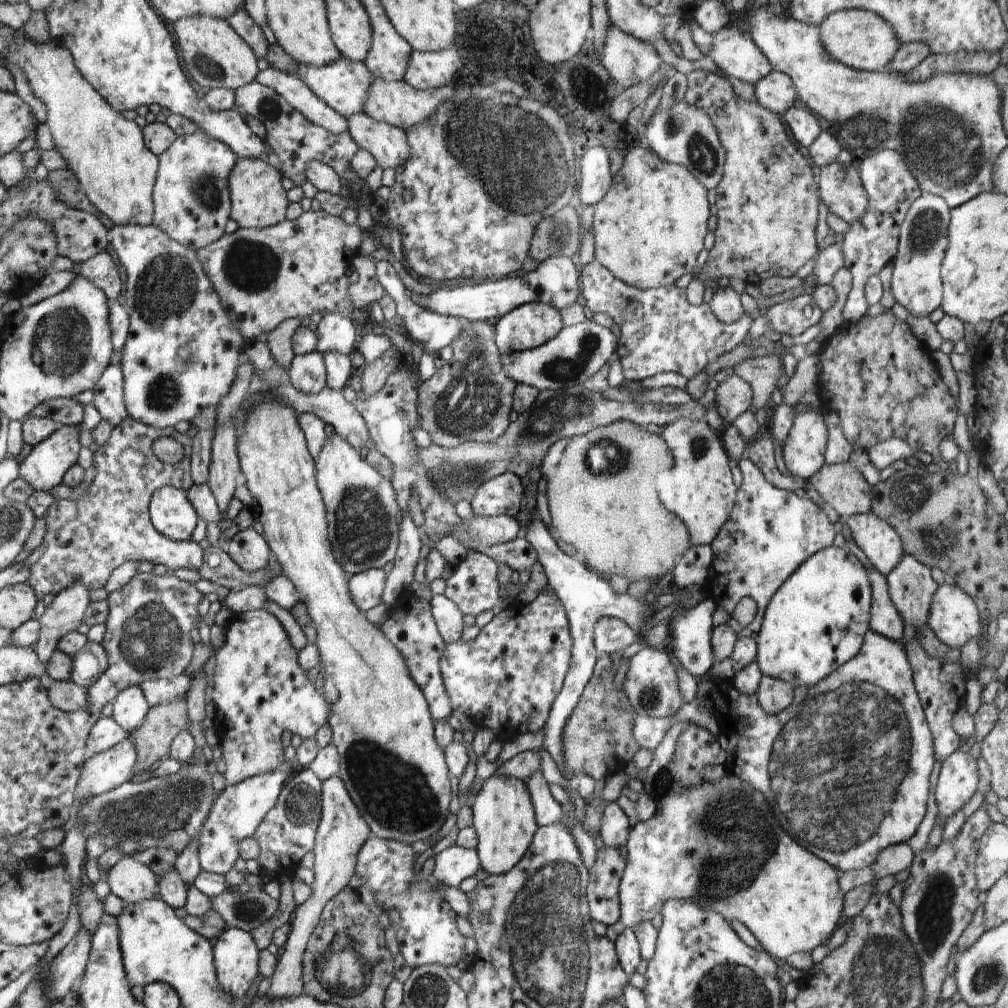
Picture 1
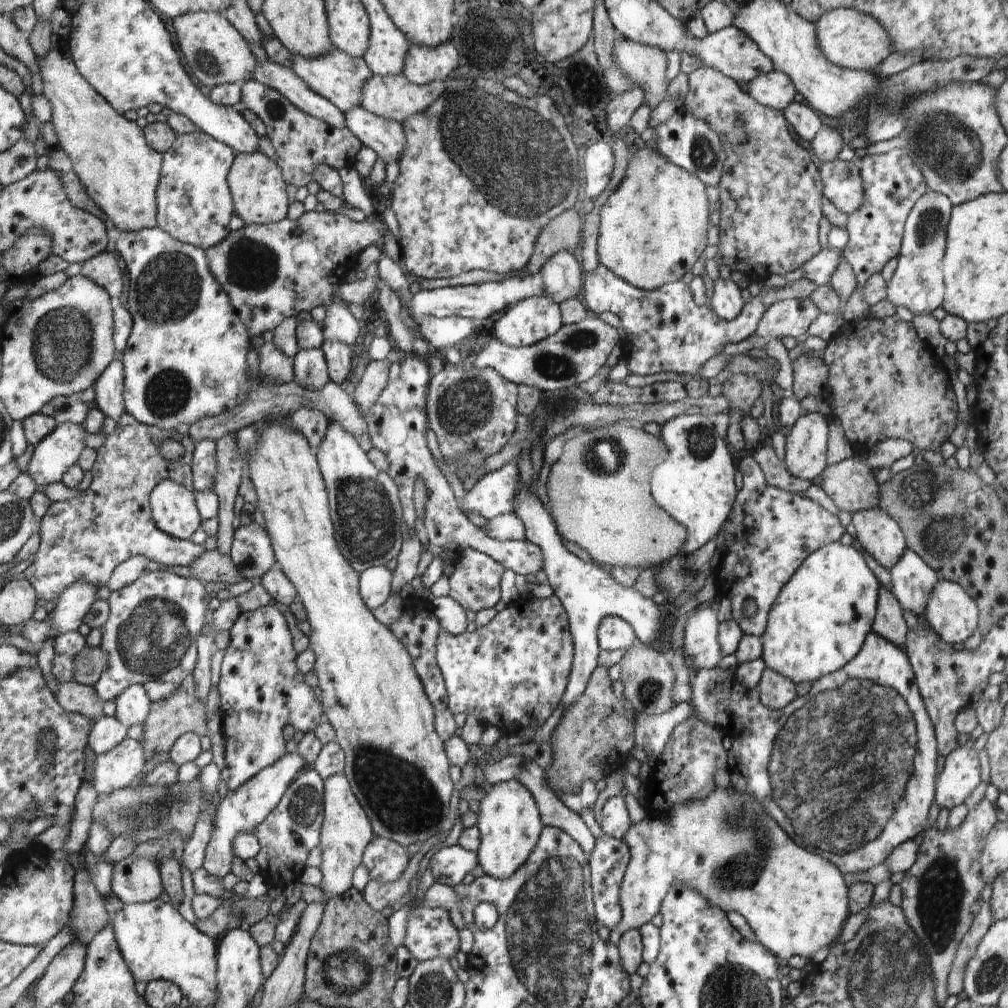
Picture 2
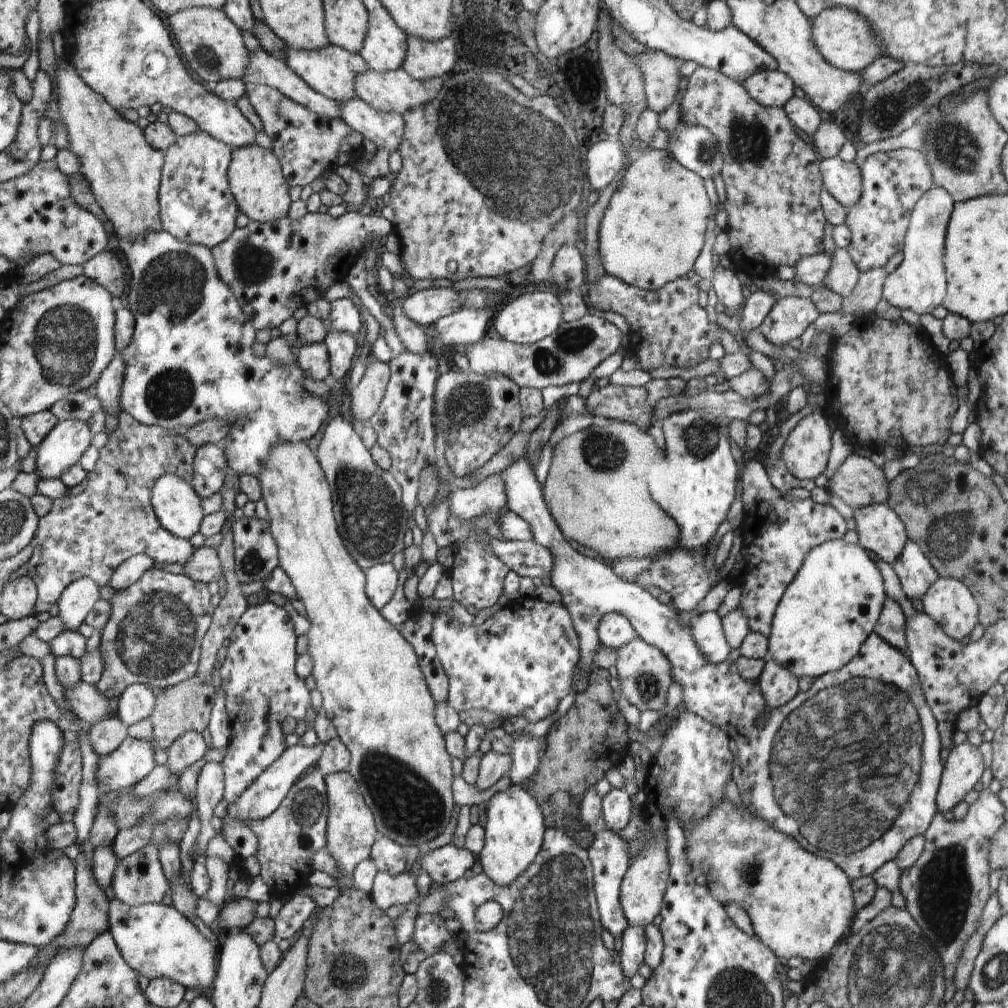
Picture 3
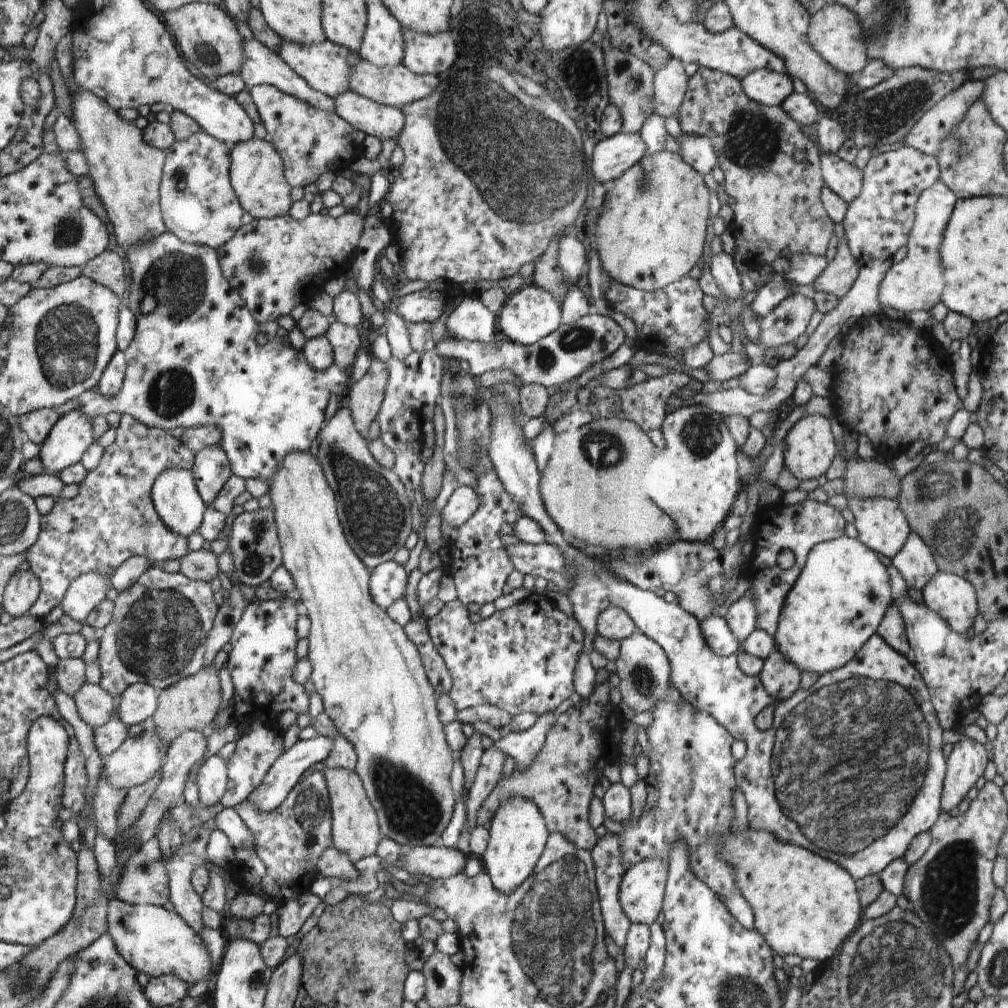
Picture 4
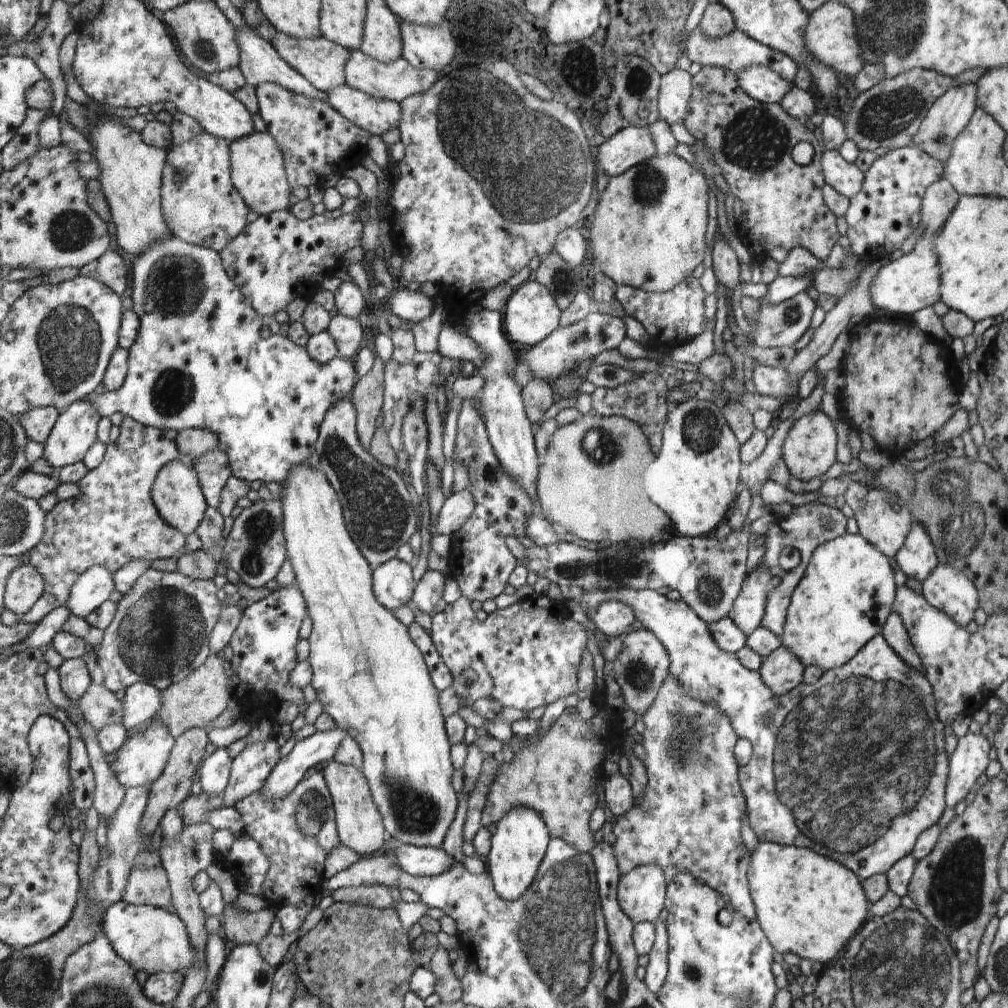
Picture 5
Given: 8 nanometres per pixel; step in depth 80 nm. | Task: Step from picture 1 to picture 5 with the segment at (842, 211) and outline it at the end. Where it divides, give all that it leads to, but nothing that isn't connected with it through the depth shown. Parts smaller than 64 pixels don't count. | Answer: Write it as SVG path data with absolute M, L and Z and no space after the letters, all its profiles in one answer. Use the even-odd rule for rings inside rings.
M826 150L821 157L824 183L830 184L838 194L850 199L862 189L865 174L855 163L848 163L836 150Z

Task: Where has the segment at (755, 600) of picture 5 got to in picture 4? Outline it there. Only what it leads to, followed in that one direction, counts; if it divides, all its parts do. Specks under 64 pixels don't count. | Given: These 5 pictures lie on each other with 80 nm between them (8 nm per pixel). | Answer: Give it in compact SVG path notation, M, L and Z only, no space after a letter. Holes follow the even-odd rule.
M753 589L746 591L745 595L736 600L724 616L729 629L741 645L750 633L756 629L757 613L755 612L755 601L753 600Z

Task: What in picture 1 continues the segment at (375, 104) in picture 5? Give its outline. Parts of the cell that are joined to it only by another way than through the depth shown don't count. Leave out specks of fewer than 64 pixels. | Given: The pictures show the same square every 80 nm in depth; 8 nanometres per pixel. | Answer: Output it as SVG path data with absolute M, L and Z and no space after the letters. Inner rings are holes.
M364 112L353 114L347 121L347 131L354 142L359 148L368 150L382 170L402 166L412 156L408 134L400 127L378 121Z

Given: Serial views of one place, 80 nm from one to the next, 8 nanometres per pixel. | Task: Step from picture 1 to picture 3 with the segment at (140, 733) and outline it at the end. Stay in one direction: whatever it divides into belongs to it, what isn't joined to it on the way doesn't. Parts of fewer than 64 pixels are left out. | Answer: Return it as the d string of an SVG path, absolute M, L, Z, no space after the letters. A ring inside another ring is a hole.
M199 676L182 681L178 685L172 685L169 688L155 691L157 704L153 710L153 714L149 717L153 733L152 744L154 748L162 748L168 750L170 745L177 740L178 737L190 731L196 731L201 734L208 726L208 718L210 718L210 710L214 706L214 688L212 683L204 682Z

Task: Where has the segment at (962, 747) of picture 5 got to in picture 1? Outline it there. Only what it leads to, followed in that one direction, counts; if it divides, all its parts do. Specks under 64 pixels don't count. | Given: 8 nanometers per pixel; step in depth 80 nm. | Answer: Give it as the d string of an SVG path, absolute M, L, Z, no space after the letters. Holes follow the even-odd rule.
M958 749L941 762L934 786L938 807L936 821L944 826L948 818L962 809L977 791L978 781L977 760L969 752L964 753Z

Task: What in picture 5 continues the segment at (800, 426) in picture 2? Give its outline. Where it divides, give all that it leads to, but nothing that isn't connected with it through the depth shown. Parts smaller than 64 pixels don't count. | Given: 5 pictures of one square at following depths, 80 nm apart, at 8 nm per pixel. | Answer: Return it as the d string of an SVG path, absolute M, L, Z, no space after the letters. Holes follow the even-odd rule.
M817 411L798 418L782 446L782 460L790 474L800 481L810 481L824 476L837 458L836 424L824 412Z

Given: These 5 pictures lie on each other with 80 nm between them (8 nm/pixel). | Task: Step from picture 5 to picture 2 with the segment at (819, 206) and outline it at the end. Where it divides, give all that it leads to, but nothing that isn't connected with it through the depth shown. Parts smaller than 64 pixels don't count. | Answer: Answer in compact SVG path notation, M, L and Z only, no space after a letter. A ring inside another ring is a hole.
M701 67L696 71L693 70L689 74L689 91L685 96L684 110L690 111L694 116L706 121L716 134L718 134L720 142L726 151L727 157L724 163L724 172L717 184L720 202L720 222L719 222L719 245L715 260L722 262L724 266L728 266L731 271L742 272L748 278L750 283L764 283L771 274L779 274L784 276L787 272L792 272L796 268L802 267L806 261L809 261L818 251L822 249L819 243L819 224L823 216L821 209L821 200L823 199L823 186L821 174L816 164L812 161L812 156L792 138L790 130L788 130L788 121L785 119L783 111L773 109L759 102L756 102L748 93L742 91L739 83L731 78L725 77L720 71L710 67Z

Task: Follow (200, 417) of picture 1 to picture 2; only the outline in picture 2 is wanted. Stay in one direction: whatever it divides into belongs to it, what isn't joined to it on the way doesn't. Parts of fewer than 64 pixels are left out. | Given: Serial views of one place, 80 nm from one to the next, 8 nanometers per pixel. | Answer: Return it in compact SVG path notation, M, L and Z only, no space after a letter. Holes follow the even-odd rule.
M211 438L195 443L192 471L194 490L205 491L213 488L217 474L217 445Z

